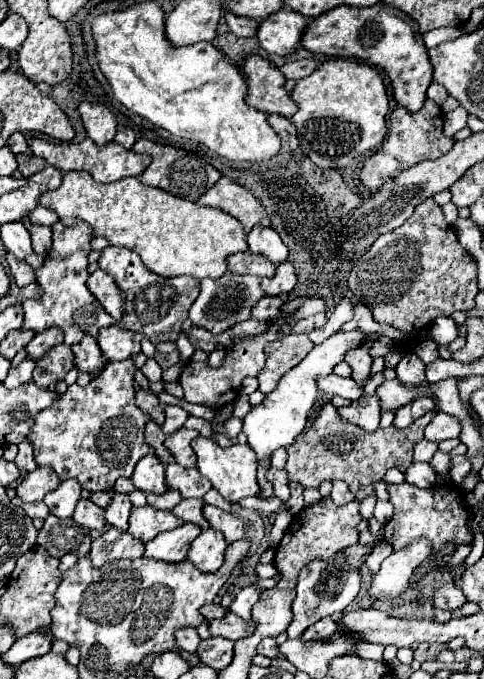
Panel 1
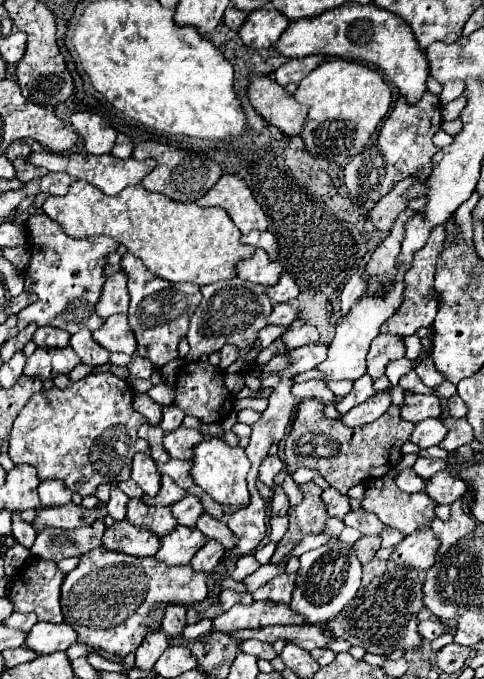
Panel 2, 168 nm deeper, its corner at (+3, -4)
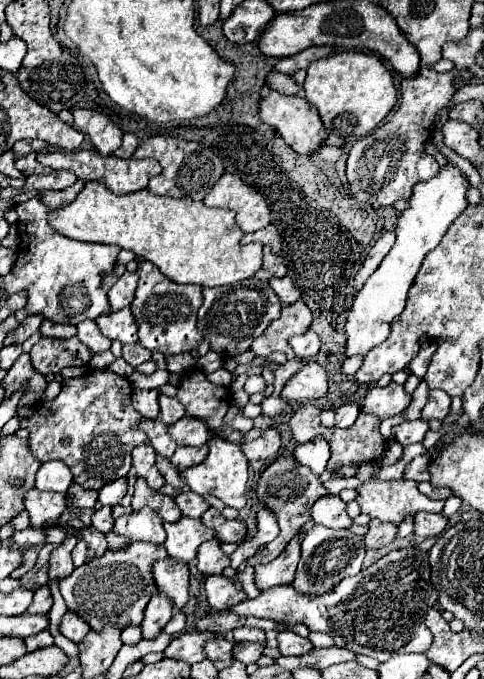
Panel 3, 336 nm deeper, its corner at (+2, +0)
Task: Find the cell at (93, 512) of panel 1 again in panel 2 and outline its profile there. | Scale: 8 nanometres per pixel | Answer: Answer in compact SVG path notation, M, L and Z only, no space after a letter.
M72 502L64 506L40 506L36 510L32 526L36 532L42 532L44 528L80 528L82 524L92 524L96 518L104 518L107 515L106 507L86 510Z

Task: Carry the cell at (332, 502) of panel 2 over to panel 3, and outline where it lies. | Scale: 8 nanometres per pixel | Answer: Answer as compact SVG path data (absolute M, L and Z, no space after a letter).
M333 494L321 496L313 504L311 516L317 524L323 524L323 526L333 528L333 530L343 530L343 528L351 526L351 518L347 514L345 502L339 496L333 496Z

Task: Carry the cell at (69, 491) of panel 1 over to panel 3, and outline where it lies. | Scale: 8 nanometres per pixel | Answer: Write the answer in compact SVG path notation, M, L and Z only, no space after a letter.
M51 460L51 462L41 464L41 468L37 472L35 488L45 490L45 492L65 494L69 490L71 482L73 482L73 476L71 476L69 468L65 464L61 464L59 460Z

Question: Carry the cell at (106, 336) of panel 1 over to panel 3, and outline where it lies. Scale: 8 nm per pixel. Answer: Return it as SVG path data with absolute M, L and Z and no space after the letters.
M129 308L111 312L107 316L99 316L95 322L97 322L101 334L109 340L119 340L121 344L137 342L137 322Z

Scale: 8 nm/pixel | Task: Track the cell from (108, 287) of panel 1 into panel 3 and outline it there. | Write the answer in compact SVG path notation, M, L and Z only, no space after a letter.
M125 272L113 284L113 288L109 290L109 304L111 304L113 312L117 312L117 310L121 310L133 302L133 292L135 292L137 280L139 280L137 272Z

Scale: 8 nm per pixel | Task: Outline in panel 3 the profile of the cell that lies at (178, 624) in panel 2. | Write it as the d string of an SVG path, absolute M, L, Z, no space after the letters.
M159 560L153 568L157 588L173 602L175 610L181 610L189 602L189 570L177 560Z

